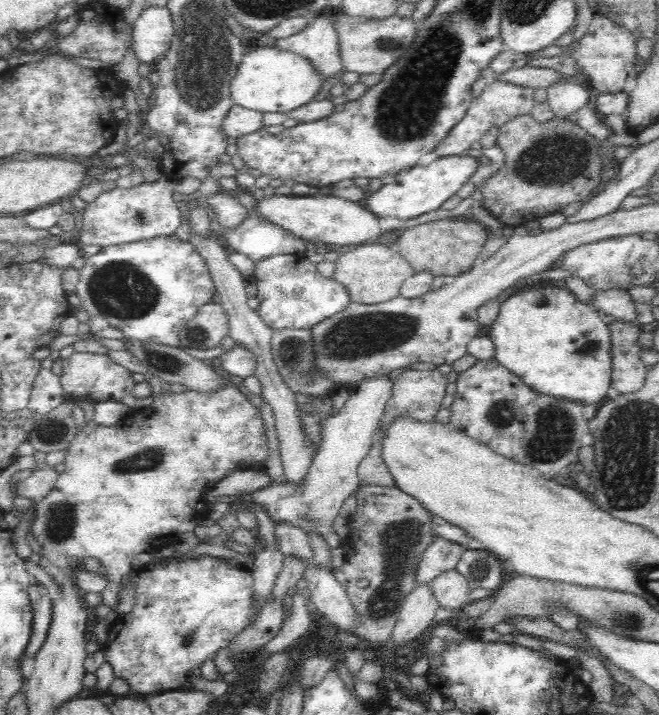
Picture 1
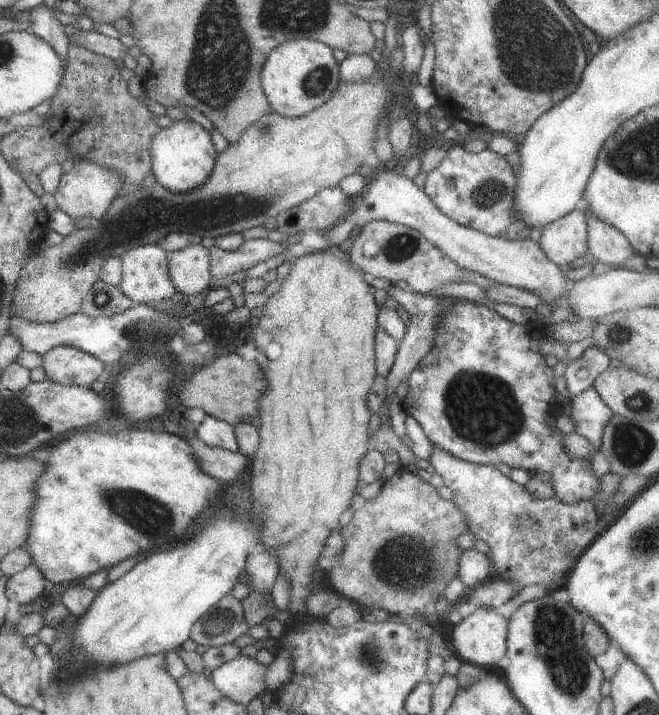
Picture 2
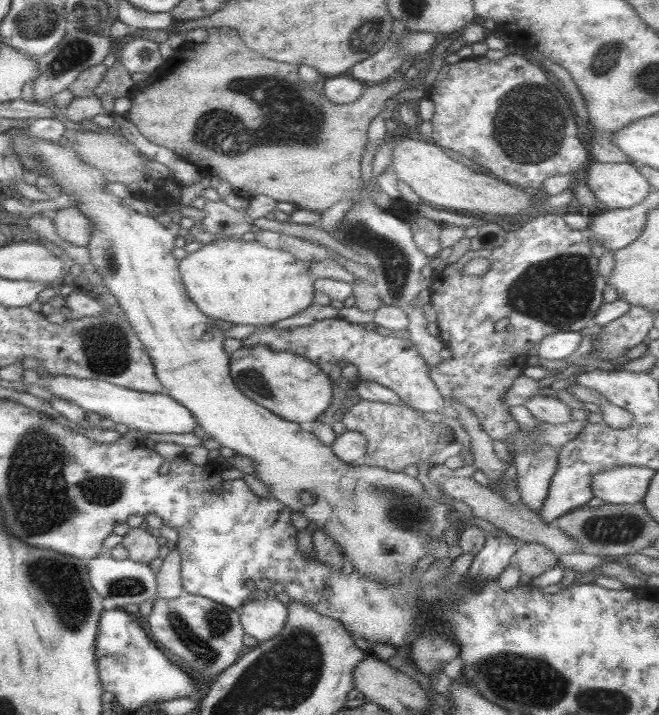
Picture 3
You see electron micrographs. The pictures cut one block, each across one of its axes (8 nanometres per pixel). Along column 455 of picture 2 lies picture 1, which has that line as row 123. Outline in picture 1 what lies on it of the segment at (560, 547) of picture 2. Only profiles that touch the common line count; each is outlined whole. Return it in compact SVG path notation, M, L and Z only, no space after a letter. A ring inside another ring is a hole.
M491 75L482 92L472 100L464 118L454 126L450 134L434 150L442 157L467 154L470 146L478 142L486 132L490 132L494 126L500 128L518 116L531 116L535 105L534 92L536 92L535 88L518 85L500 79L500 76Z

